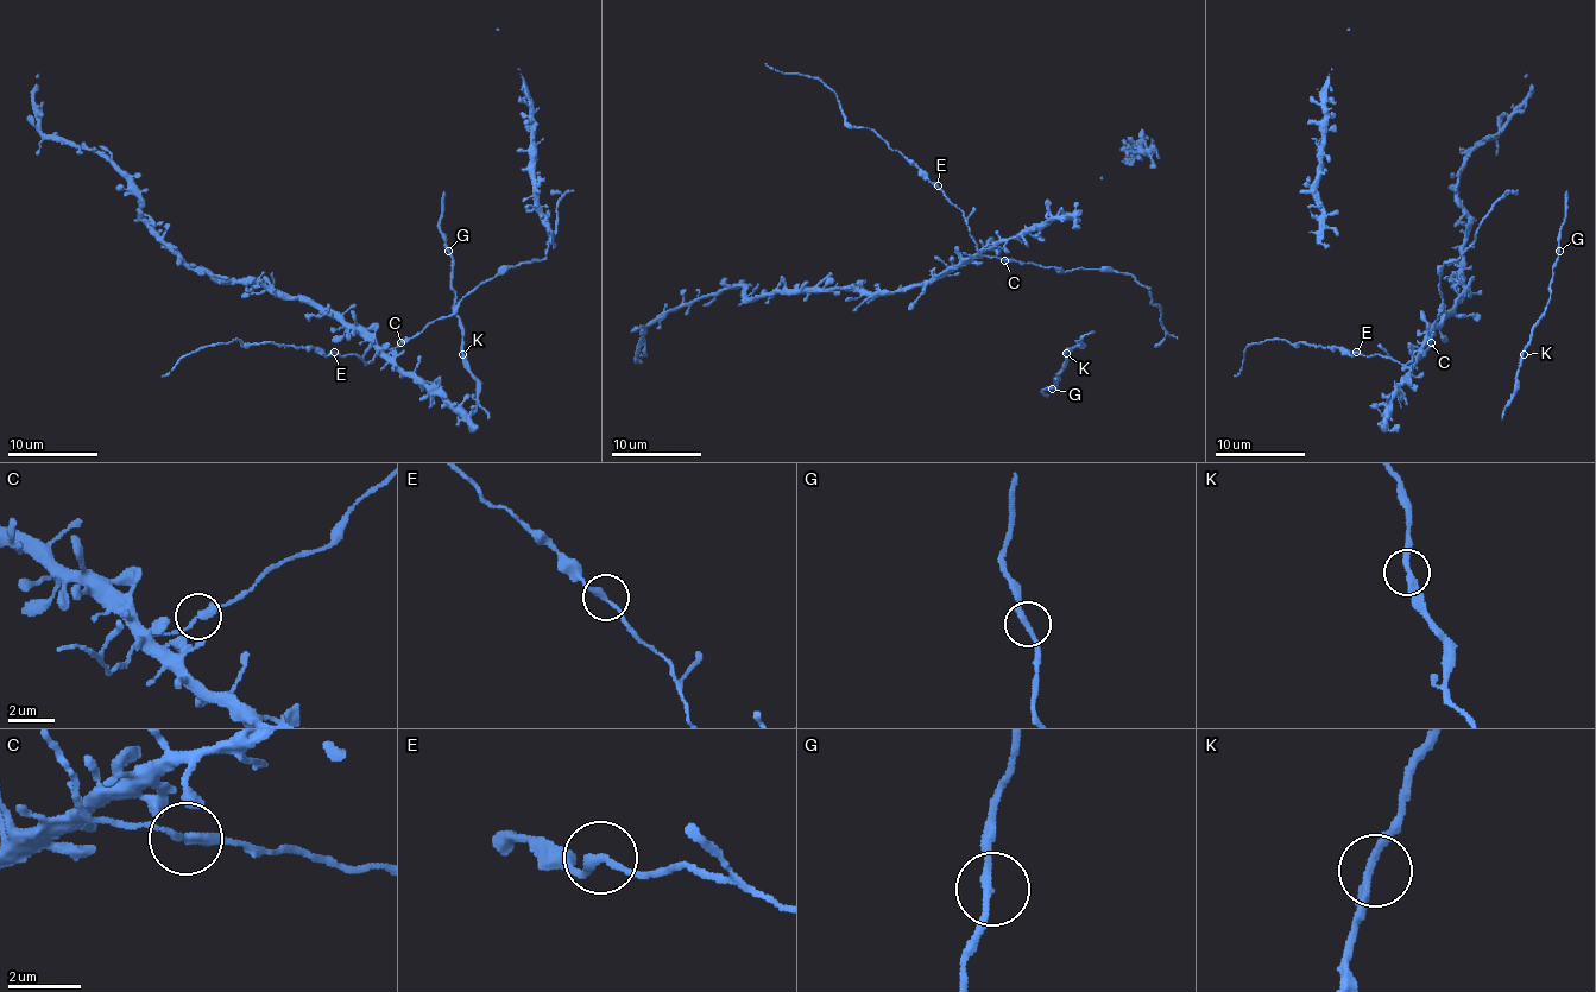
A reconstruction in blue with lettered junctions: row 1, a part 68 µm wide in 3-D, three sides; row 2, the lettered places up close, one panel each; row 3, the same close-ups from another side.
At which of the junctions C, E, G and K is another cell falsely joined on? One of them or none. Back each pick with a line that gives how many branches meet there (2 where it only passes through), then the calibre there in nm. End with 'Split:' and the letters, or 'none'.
Split: none

